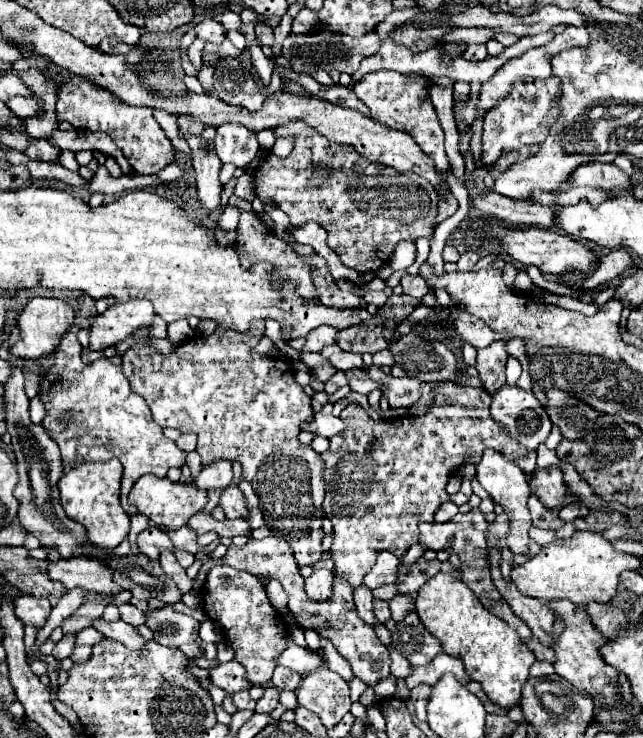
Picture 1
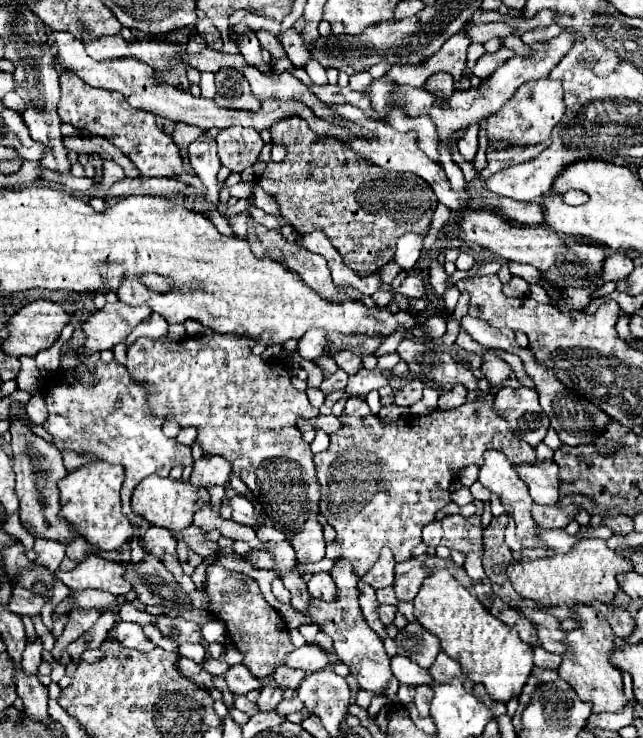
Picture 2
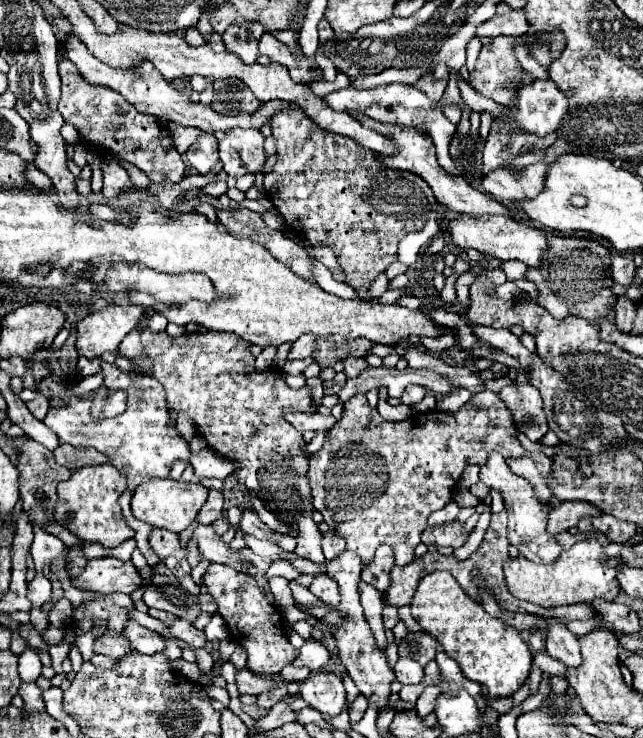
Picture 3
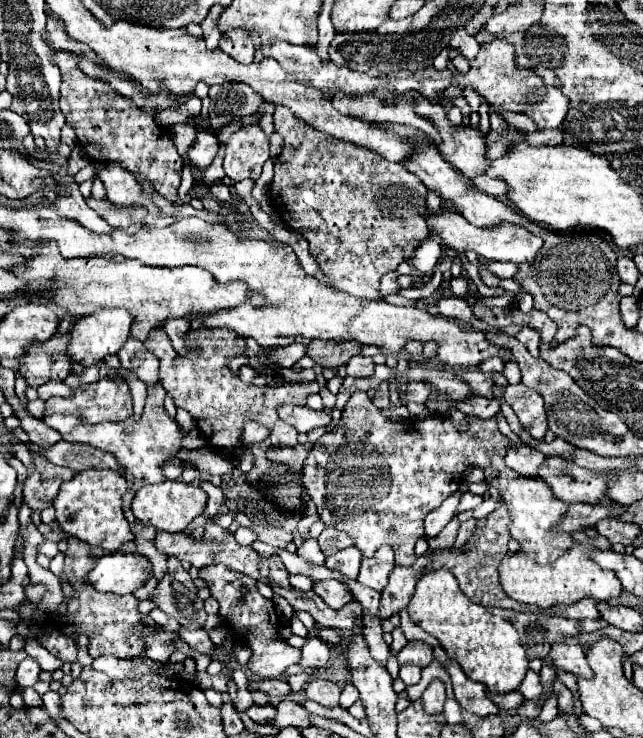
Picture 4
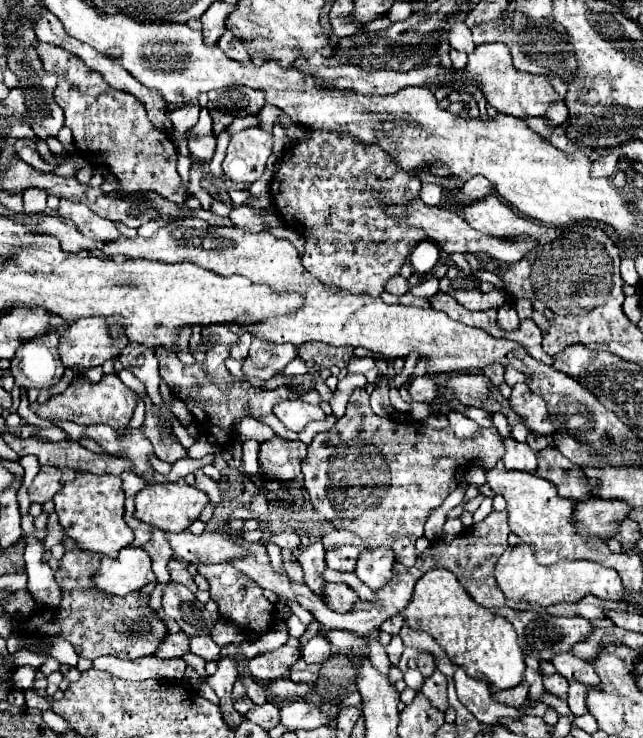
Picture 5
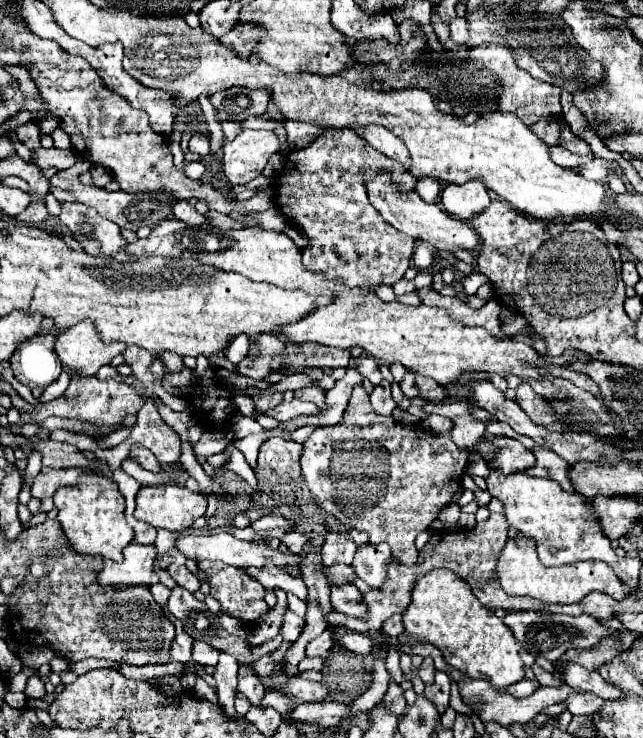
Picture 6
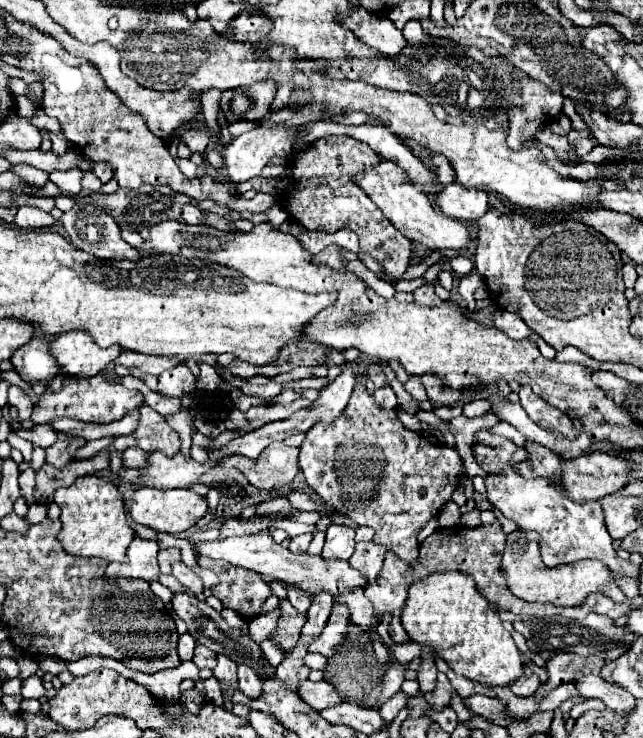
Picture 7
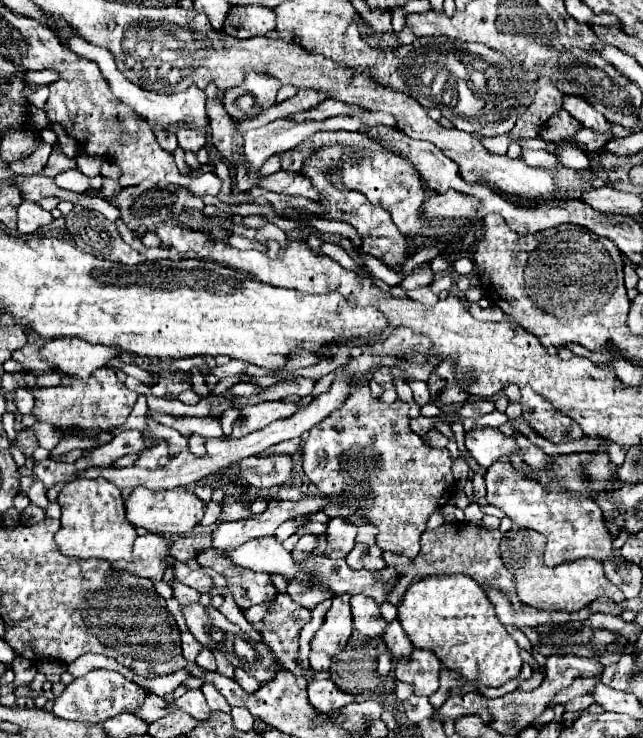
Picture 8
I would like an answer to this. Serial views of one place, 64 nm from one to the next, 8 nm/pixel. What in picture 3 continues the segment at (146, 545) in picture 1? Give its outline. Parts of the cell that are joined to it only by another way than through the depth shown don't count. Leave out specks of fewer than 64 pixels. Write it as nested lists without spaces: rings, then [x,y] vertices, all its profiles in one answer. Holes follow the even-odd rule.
[[[154,528],[154,532],[150,534],[150,544],[152,544],[154,552],[160,558],[174,556],[174,552],[188,548],[188,544],[182,544],[180,542],[180,536],[178,534],[168,532],[168,530],[160,530],[160,528]]]

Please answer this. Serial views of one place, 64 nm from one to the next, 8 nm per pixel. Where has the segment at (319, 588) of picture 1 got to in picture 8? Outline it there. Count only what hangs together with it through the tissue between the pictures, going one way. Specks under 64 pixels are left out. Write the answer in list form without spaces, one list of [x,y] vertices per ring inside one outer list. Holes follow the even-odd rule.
[[[352,596],[350,598],[352,616],[354,616],[354,628],[366,636],[366,638],[378,638],[386,632],[386,622],[380,614],[378,604],[368,596]]]

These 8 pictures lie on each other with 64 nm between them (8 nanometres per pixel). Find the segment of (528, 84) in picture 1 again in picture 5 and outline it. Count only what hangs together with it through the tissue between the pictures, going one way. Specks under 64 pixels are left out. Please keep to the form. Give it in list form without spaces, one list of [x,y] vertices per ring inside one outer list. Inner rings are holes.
[[[562,100],[554,102],[554,104],[548,108],[548,114],[546,114],[544,118],[546,118],[552,126],[560,126],[562,122],[568,120],[568,108],[566,108],[566,104],[564,104]]]

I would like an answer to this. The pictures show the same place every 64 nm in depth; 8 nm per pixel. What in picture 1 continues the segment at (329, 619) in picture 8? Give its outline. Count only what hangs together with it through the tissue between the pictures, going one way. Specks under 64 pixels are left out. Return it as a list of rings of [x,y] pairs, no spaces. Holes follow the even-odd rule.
[[[289,641],[288,648],[278,656],[278,664],[286,666],[298,674],[308,674],[320,668],[324,662],[320,652],[314,652],[310,648],[300,648],[292,641]]]

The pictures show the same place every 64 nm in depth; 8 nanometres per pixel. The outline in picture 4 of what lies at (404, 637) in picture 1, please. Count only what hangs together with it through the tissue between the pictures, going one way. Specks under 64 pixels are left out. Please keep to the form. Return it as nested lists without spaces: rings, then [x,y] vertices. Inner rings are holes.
[[[408,642],[404,652],[406,652],[406,658],[410,658],[410,662],[414,662],[420,668],[426,668],[434,658],[432,656],[432,648],[422,644],[422,642]]]

